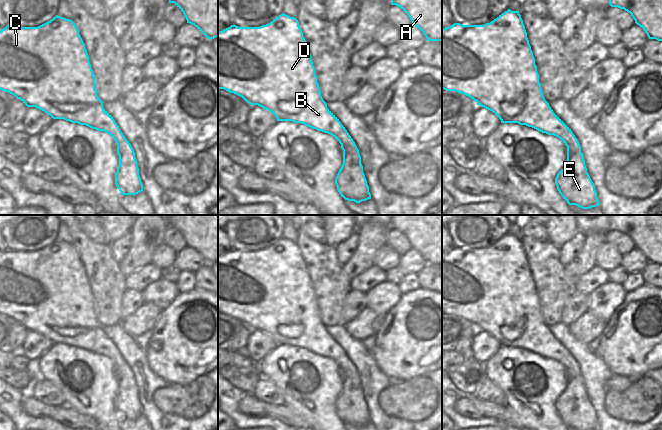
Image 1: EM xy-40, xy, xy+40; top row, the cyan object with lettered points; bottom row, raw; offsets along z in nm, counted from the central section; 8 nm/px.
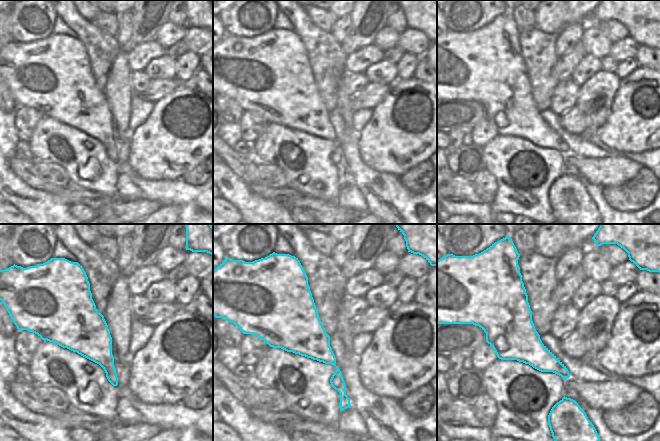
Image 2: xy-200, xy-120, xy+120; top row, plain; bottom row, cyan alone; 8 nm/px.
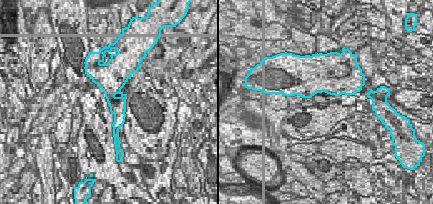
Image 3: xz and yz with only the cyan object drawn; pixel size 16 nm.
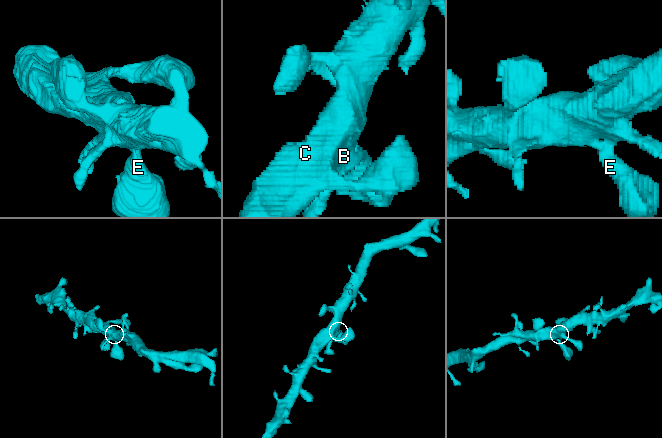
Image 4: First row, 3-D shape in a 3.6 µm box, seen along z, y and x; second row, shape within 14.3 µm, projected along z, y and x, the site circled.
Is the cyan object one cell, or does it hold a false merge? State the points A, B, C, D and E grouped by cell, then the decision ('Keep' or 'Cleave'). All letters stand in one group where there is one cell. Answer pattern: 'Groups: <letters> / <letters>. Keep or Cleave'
Groups: A B C D E. Keep.

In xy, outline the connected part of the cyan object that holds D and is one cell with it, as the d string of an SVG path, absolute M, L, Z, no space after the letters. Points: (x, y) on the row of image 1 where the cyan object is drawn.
M282 13L270 23L260 27L231 25L218 31L218 89L234 93L250 105L258 105L270 111L277 121L302 123L312 129L332 135L341 144L343 150L343 164L335 178L339 194L345 200L356 203L371 199L359 150L339 119L327 108L327 103L321 96L311 54L296 18Z

